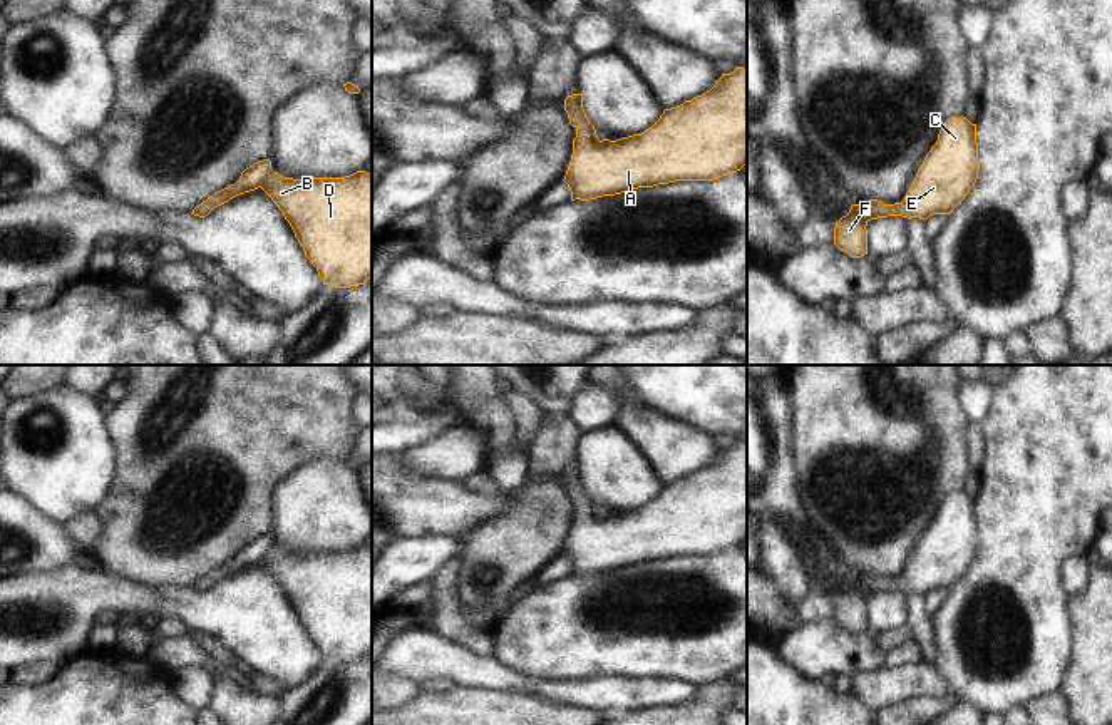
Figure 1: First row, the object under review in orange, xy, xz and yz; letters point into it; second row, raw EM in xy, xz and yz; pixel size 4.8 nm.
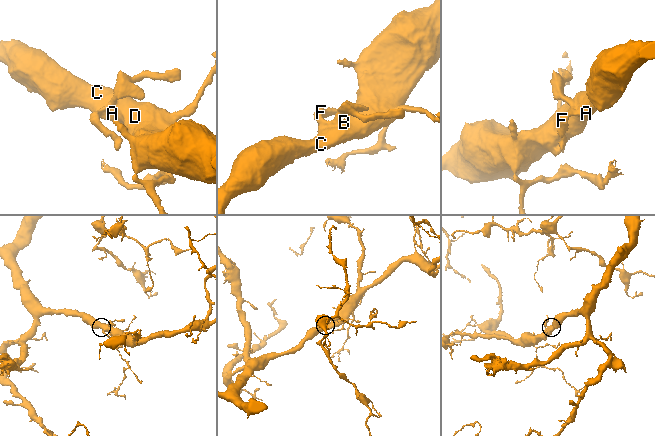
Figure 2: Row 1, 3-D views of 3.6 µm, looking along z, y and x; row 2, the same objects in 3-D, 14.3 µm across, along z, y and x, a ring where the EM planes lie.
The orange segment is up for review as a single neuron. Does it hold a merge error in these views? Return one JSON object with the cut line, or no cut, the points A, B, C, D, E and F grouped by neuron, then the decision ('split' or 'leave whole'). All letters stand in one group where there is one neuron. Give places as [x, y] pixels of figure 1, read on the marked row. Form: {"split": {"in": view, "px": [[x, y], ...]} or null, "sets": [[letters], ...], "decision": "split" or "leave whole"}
{"split": null, "sets": [["A", "B", "C", "D", "E", "F"]], "decision": "leave whole"}

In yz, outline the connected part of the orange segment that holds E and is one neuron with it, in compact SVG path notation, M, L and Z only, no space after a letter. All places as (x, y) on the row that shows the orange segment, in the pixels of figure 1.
M951 117L926 154L916 177L901 203L878 199L852 204L834 228L834 244L851 258L867 255L867 223L878 218L903 216L928 219L951 214L978 179L976 124L966 117Z

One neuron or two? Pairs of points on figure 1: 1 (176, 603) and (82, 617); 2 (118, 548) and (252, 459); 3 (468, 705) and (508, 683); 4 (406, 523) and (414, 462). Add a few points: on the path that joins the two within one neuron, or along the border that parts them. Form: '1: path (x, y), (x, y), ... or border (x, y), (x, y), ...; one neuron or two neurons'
1: path (153, 603), (144, 600), (106, 600); one neuron
2: path (163, 560), (196, 555), (247, 504); one neuron
3: border (459, 685), (486, 690), (526, 690), (536, 695); two neurons
4: border (401, 456), (409, 473), (421, 473), (451, 483); two neurons

